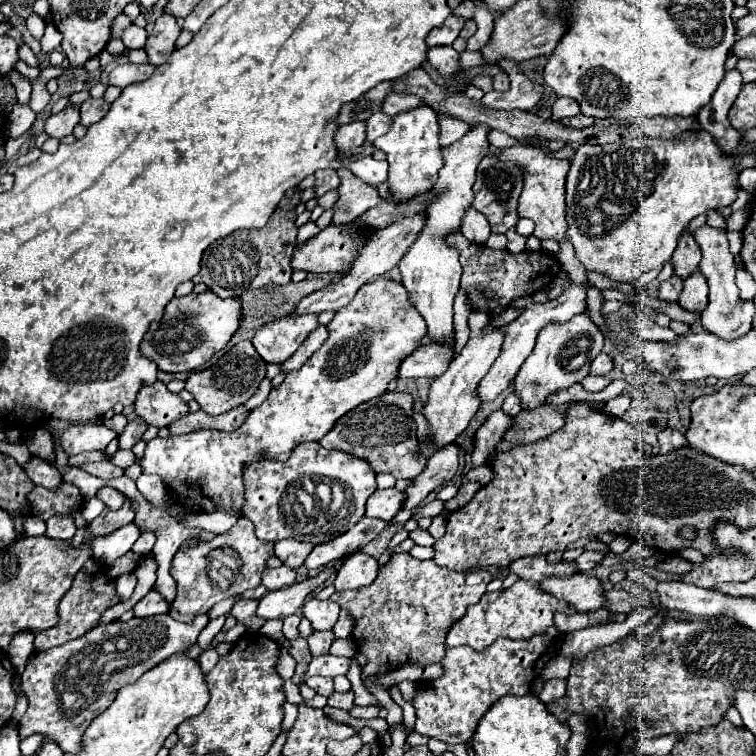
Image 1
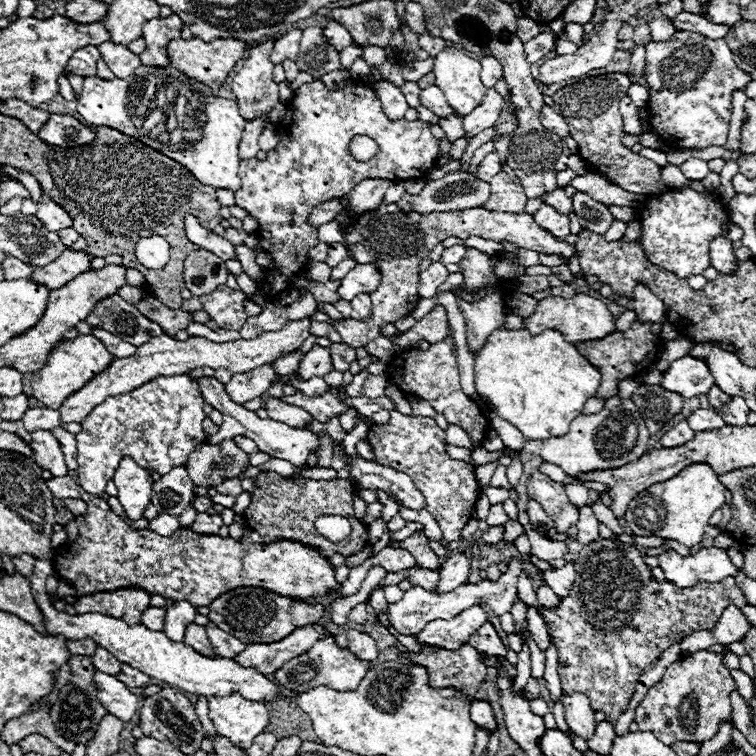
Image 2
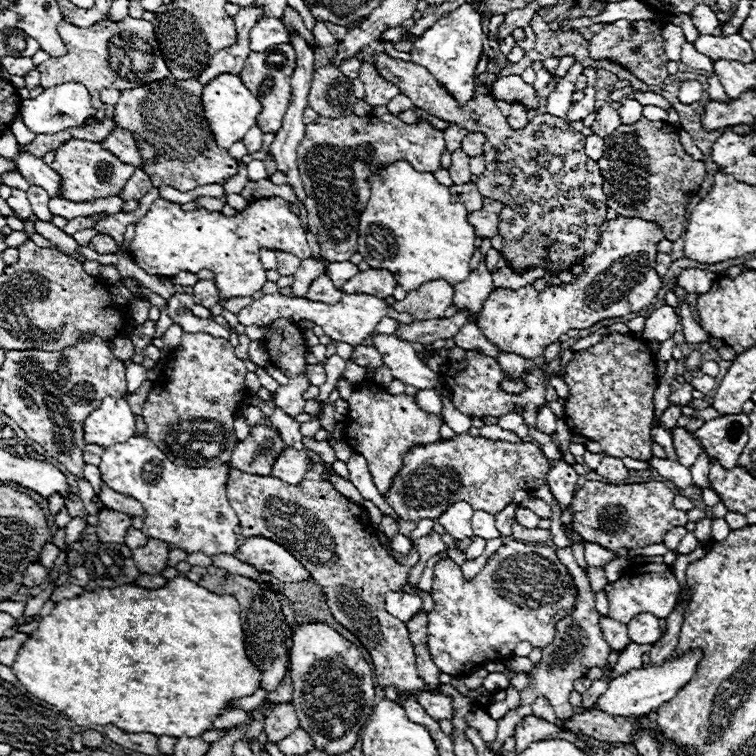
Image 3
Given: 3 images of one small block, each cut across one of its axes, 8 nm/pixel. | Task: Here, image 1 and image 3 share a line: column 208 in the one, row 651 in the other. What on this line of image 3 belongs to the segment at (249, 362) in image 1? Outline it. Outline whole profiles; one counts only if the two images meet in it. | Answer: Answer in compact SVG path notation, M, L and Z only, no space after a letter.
M276 410L270 420L280 430L282 440L290 448L306 452L314 466L296 485L271 476L244 474L232 468L232 474L228 474L228 500L240 520L242 536L272 538L304 564L316 584L324 588L322 592L334 620L358 636L362 646L368 650L378 686L394 686L400 692L418 692L418 688L428 688L416 672L416 654L406 624L390 616L384 606L386 592L398 590L408 582L408 572L420 558L416 546L412 546L410 552L396 562L388 550L382 548L366 510L338 494L324 478L324 462L318 454L304 446L298 430L300 424L288 418L282 410Z

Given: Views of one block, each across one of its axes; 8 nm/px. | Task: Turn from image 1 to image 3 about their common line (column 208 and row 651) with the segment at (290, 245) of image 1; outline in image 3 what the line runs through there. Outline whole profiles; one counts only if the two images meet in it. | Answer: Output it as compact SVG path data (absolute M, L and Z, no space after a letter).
M192 566L190 572L186 572L186 578L196 582L198 586L204 586L206 590L214 592L214 594L230 594L238 600L240 608L244 612L240 612L242 616L242 628L244 628L244 642L246 642L246 650L248 650L248 658L260 666L262 664L262 678L260 678L260 688L266 692L274 692L280 682L286 676L286 664L290 660L288 654L288 644L292 638L292 630L288 628L284 614L280 612L280 602L276 598L274 592L266 592L262 590L254 580L244 578L244 576L236 576L230 574L226 570L220 570L216 566L208 566L208 568L200 568L200 566Z

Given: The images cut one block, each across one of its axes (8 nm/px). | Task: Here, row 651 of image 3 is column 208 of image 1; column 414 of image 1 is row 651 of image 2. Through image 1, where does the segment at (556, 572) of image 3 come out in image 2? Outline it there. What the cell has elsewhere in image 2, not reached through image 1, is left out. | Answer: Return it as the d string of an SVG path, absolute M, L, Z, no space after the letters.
M324 638L324 640L318 640L306 654L300 654L288 660L280 670L272 674L272 678L280 688L286 688L290 692L308 692L316 686L328 686L338 692L348 692L348 690L356 690L360 680L366 676L368 666L370 662L362 662L354 658L350 650L338 648L334 638Z

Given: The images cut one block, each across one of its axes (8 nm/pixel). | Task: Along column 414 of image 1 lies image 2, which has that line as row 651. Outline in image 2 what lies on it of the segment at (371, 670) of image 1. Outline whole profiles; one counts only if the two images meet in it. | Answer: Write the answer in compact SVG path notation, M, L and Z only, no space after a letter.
M618 540L590 542L578 554L574 568L578 576L570 596L552 610L542 608L542 616L558 648L562 692L586 694L590 706L604 712L612 724L628 708L642 670L668 646L692 632L712 630L726 606L748 606L734 578L716 584L698 582L686 590L666 580L652 580L642 554Z

